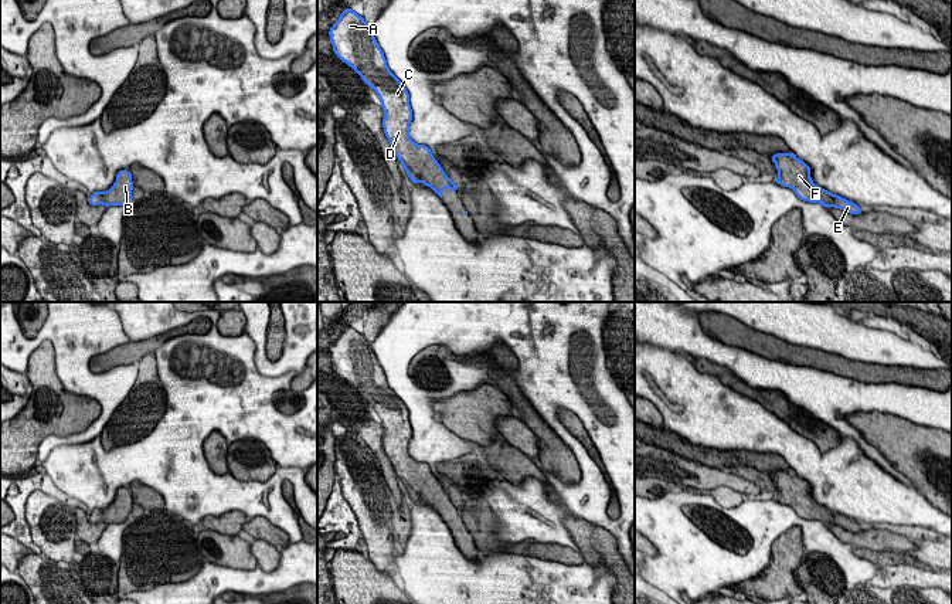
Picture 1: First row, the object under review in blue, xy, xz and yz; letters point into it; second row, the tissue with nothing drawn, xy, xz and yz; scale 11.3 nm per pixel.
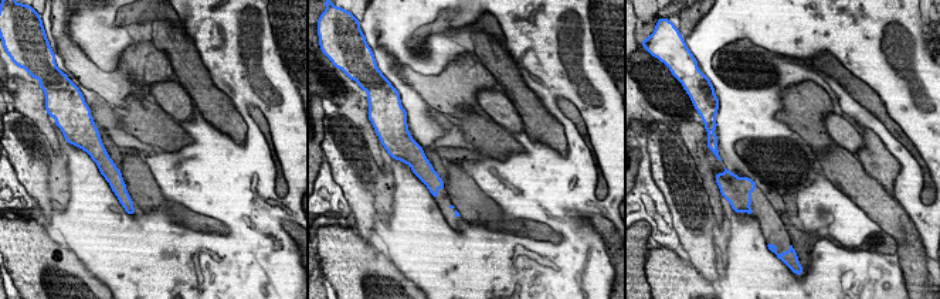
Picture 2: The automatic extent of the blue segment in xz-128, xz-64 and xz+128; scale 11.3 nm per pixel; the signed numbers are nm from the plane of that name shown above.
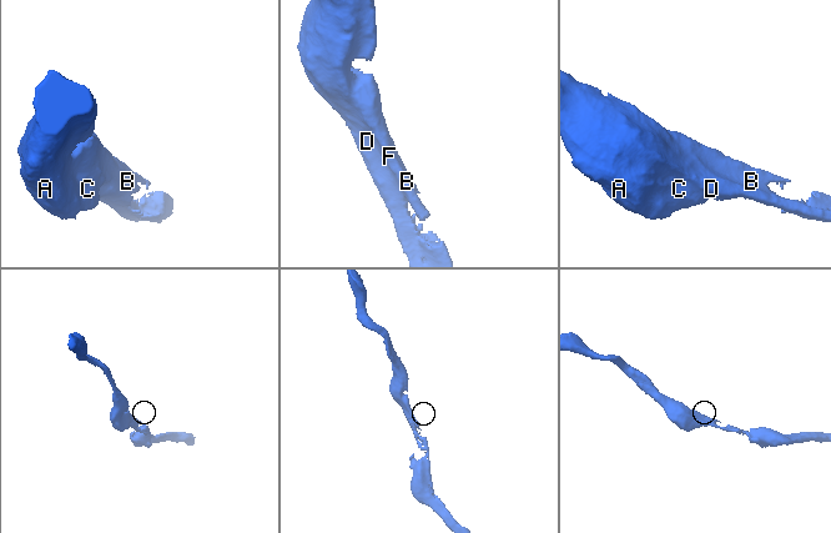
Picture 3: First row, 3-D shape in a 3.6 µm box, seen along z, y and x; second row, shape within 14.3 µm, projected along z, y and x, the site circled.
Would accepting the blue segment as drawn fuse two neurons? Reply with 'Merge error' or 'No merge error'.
No merge error

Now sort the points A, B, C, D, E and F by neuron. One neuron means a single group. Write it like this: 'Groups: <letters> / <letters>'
Groups: A B C D E F

